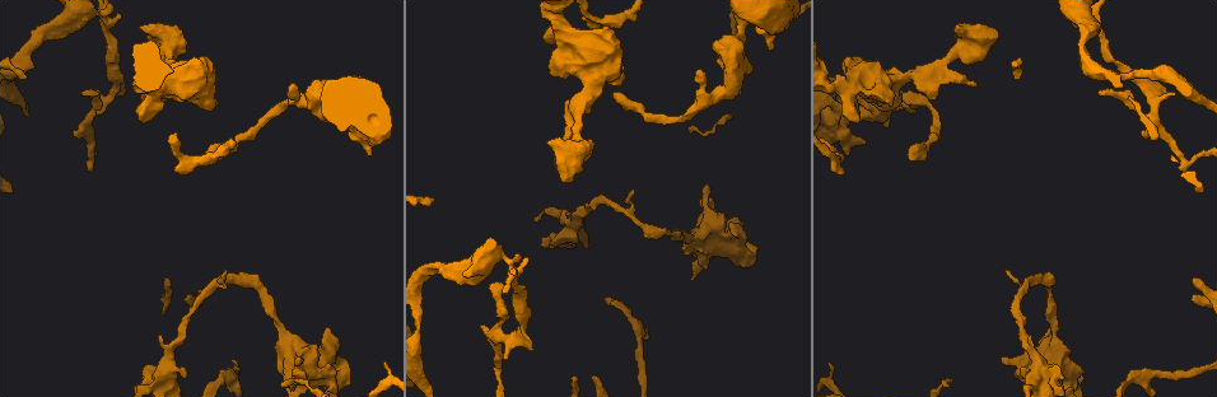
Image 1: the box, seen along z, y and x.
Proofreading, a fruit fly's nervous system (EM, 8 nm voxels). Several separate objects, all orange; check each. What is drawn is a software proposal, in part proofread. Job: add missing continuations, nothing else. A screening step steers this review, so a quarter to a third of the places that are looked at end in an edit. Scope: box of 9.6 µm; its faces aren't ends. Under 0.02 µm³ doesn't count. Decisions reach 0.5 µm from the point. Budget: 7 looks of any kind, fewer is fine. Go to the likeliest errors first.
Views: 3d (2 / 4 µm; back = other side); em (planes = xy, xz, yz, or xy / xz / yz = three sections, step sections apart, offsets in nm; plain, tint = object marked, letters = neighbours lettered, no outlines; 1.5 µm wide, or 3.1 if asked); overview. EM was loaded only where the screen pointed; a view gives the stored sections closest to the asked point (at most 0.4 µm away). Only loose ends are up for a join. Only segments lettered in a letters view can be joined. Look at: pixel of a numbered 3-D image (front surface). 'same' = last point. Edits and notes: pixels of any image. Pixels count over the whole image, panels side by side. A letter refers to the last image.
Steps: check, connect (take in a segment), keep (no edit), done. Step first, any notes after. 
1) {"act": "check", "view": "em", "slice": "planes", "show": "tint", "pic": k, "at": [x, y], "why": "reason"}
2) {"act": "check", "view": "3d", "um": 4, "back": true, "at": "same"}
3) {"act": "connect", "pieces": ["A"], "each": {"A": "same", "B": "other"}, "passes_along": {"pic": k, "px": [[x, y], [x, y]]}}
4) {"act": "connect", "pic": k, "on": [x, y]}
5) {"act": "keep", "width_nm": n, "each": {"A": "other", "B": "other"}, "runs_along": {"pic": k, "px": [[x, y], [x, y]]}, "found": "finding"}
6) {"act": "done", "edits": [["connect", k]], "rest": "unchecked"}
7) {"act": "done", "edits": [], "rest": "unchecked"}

{"act": "check", "view": "em", "slice": "planes", "show": "letters", "pic": 1, "at": [612, 96], "why": "long arm stops here"}

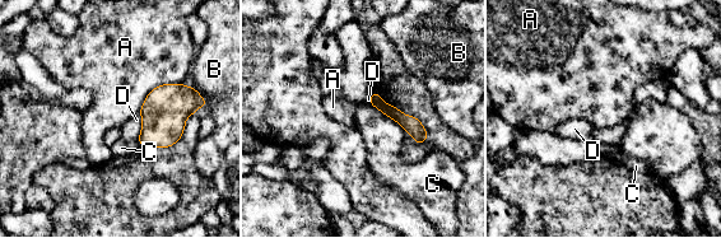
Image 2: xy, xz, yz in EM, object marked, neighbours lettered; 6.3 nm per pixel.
{"act": "keep", "each": {"A": "other", "B": "other", "C": "other", "D": "other"}, "found": "none of them fits"}

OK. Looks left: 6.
{"act": "check", "view": "3d", "um": 4, "back": true, "pic": 1, "at": [85, 92], "why": "free end"}

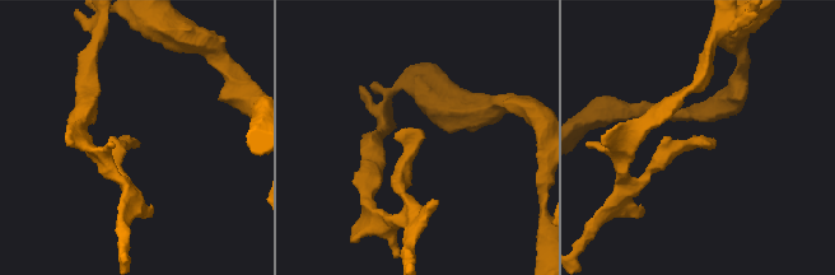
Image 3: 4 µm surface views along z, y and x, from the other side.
{"act": "check", "view": "em", "slice": "planes", "show": "letters", "pic": 3, "at": [715, 143], "why": "need the tissue"}

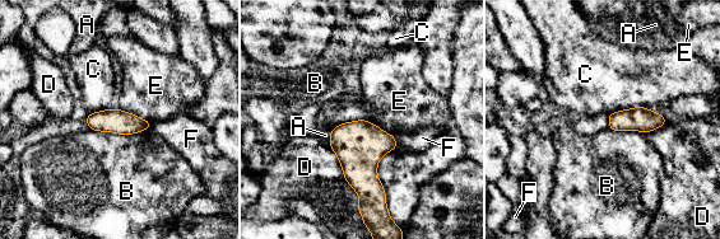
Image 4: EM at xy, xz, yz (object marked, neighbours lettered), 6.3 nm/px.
{"act": "keep", "width_nm": 130, "each": {"A": "other", "B": "other", "C": "other", "D": "other", "E": "other", "F": "other"}, "border": {"pic": 4, "px": [[120, 108], [149, 122]]}, "found": "none of them fits"}

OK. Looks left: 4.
{"act": "check", "view": "3d", "um": 2, "back": true, "pic": 1, "at": [184, 377], "why": "free end"}

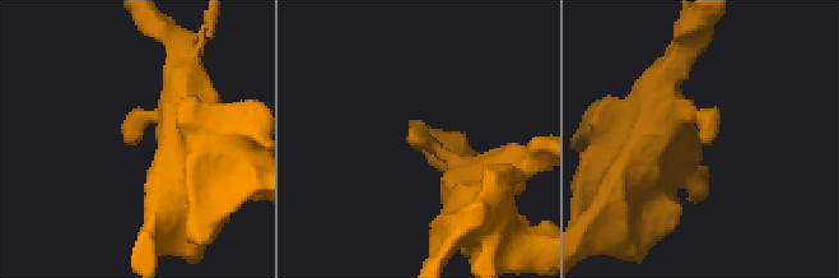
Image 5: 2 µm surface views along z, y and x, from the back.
{"act": "check", "view": "em", "slice": "planes", "show": "plain", "pic": 5, "at": [412, 142], "why": "need the tissue"}

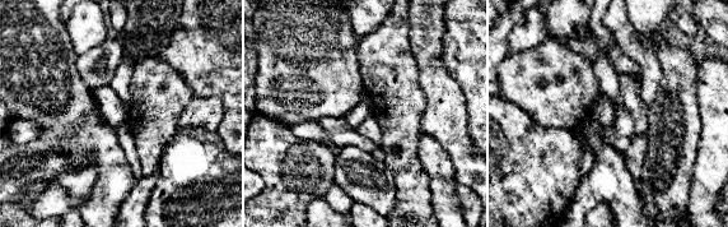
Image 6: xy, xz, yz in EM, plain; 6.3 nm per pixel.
{"act": "check", "view": "em", "slice": "planes", "show": "letters", "at": "same"}

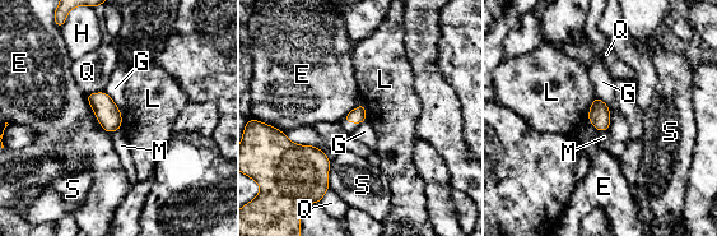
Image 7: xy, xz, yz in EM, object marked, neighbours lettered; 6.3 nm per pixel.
{"act": "keep", "each": {"E": "other", "G": "other", "H": "other", "L": "other", "M": "other", "Q": "other", "S": "other"}, "border": {"pic": 7, "px": [[596, 96], [608, 107], [609, 129]]}, "found": "no lettered segment goes on from it"}

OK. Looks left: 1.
{"act": "done", "edits": [], "rest": "unchecked"}

